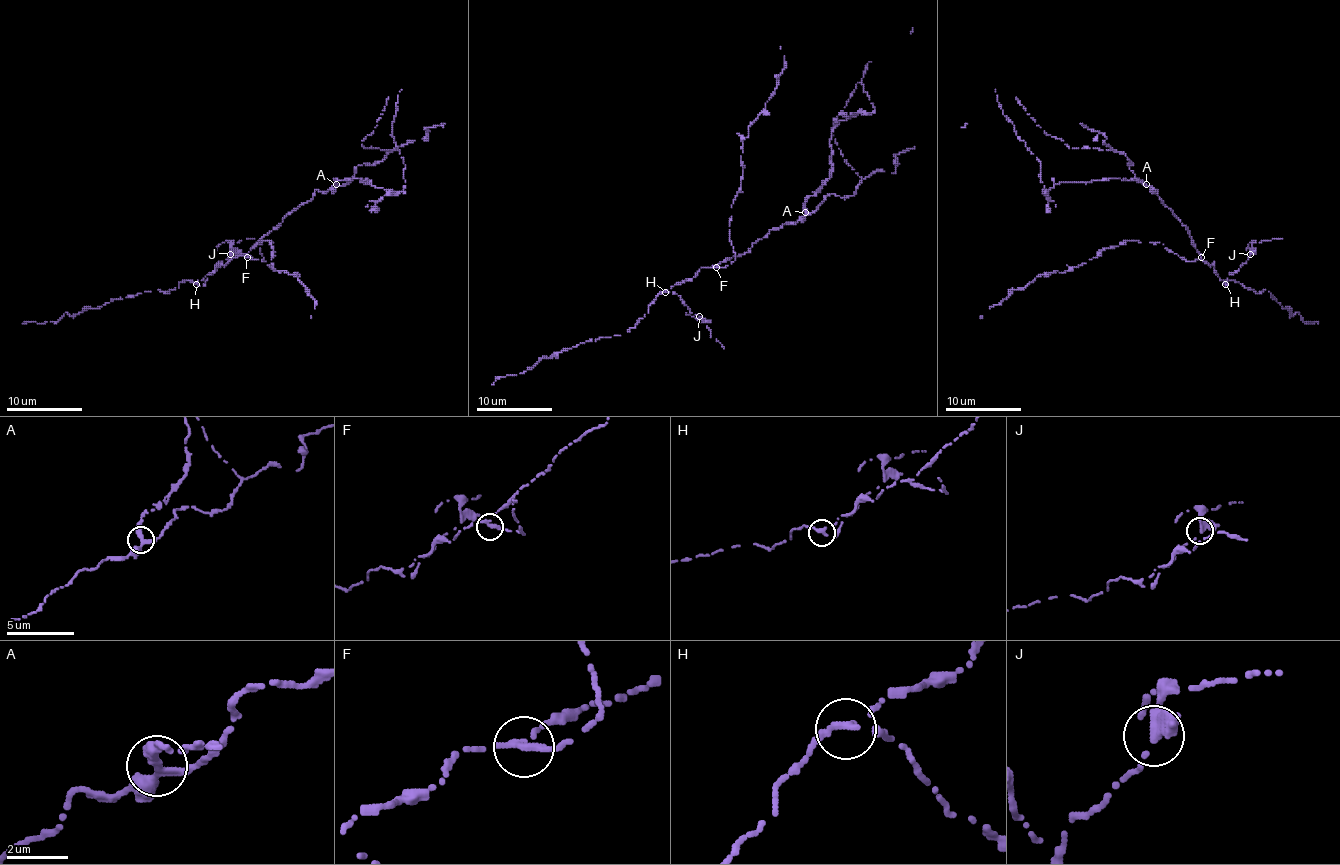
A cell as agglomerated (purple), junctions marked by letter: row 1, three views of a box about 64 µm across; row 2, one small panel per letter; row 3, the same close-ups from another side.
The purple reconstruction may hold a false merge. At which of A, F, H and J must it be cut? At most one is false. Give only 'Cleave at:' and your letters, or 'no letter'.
Cleave at: A

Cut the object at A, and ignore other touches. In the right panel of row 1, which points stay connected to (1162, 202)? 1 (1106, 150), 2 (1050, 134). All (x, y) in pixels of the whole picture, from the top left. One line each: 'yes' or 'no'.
1: yes
2: yes

